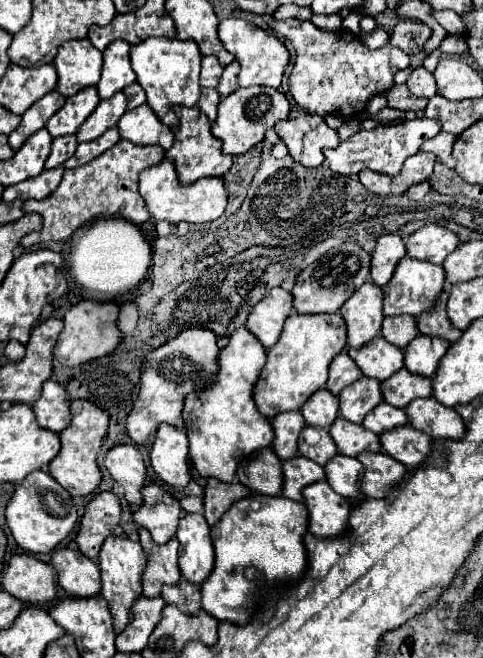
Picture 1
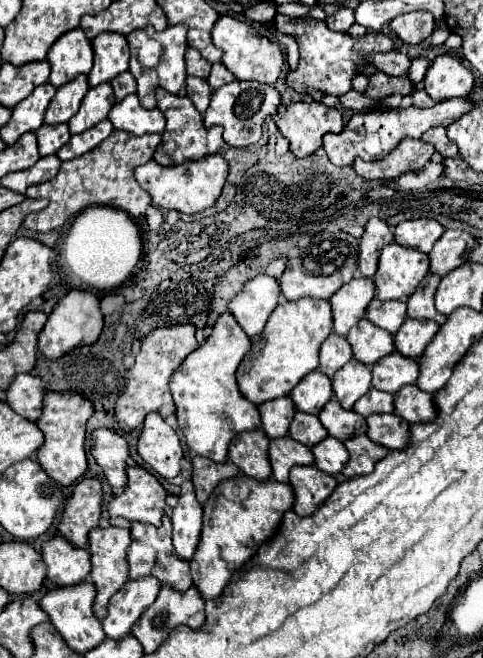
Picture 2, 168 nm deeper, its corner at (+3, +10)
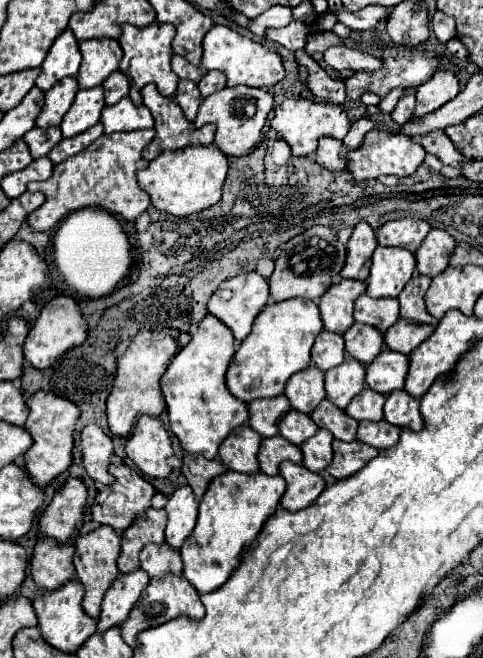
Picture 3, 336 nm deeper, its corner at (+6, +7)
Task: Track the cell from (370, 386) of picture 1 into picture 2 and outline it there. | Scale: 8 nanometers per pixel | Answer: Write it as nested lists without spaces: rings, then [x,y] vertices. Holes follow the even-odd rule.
[[[352,358],[332,376],[332,390],[334,390],[336,398],[340,400],[342,408],[350,410],[352,404],[370,390],[370,386],[372,386],[370,382],[372,382],[370,368]]]

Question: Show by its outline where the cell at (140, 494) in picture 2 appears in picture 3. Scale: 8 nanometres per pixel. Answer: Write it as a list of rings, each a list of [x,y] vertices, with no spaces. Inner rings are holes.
[[[111,465],[109,471],[115,477],[115,485],[103,487],[99,491],[95,503],[91,505],[91,515],[93,515],[93,521],[97,521],[101,525],[109,525],[117,531],[125,531],[135,519],[145,517],[145,511],[151,507],[151,499],[155,497],[157,491],[151,483],[147,483],[143,479],[143,475],[139,475],[135,469],[131,469],[127,465],[121,465],[121,467]]]

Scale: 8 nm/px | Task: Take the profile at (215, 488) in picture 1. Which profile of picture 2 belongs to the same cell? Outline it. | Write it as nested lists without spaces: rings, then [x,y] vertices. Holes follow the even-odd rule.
[[[194,456],[192,458],[192,482],[194,482],[198,502],[204,504],[220,480],[232,478],[236,474],[238,474],[238,468],[230,460],[218,464],[204,456]]]

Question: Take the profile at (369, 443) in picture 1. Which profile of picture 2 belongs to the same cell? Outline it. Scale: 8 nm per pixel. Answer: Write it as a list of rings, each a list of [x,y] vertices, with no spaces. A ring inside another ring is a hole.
[[[336,396],[328,400],[328,404],[318,414],[322,426],[328,430],[330,436],[338,440],[346,440],[356,434],[366,434],[366,420],[364,416],[356,414],[354,410],[344,410]]]

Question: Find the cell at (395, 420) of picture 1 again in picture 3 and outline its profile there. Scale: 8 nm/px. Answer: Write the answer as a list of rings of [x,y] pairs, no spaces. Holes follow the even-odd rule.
[[[363,389],[345,409],[353,419],[357,421],[381,421],[383,419],[383,405],[385,405],[385,395],[373,391],[373,389]]]

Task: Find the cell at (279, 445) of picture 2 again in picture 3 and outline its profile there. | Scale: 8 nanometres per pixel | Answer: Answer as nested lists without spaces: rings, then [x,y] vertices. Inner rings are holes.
[[[275,435],[275,437],[263,439],[257,459],[259,459],[259,467],[265,475],[279,475],[279,465],[283,461],[301,463],[303,455],[301,455],[301,449],[297,445],[289,443],[281,435]]]

